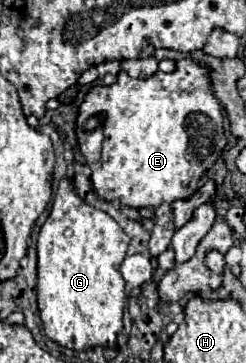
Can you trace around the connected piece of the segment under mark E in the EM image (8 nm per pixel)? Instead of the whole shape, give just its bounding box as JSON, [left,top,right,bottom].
[76,59,226,207]

